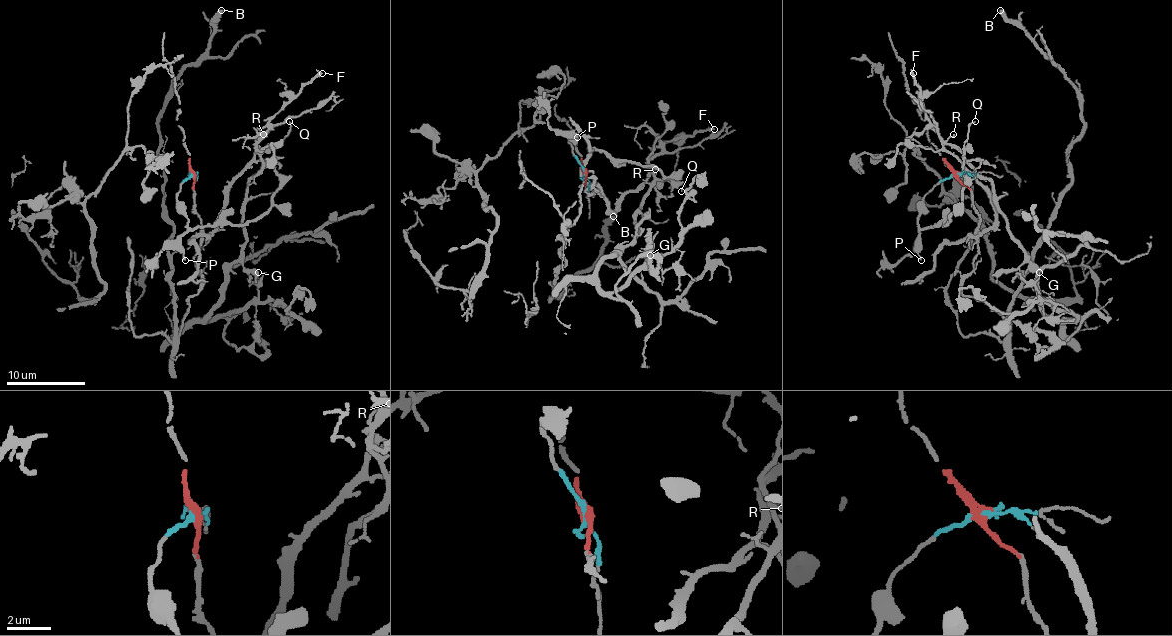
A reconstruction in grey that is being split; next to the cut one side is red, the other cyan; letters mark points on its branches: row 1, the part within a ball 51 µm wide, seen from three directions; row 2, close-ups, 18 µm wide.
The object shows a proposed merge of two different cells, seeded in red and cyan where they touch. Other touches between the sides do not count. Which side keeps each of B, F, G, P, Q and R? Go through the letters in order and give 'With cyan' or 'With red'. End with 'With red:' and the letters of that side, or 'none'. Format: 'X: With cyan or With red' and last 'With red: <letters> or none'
B: With red
F: With cyan
G: With cyan
P: With cyan
Q: With cyan
R: With cyan
With red: B

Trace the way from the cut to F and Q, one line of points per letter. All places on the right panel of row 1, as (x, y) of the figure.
F: (956, 173), (924, 197), (918, 225), (930, 228), (950, 221), (962, 203), (964, 165), (926, 116), (912, 73)
Q: (956, 173), (924, 197), (918, 225), (946, 225), (962, 203), (964, 148), (975, 122)

